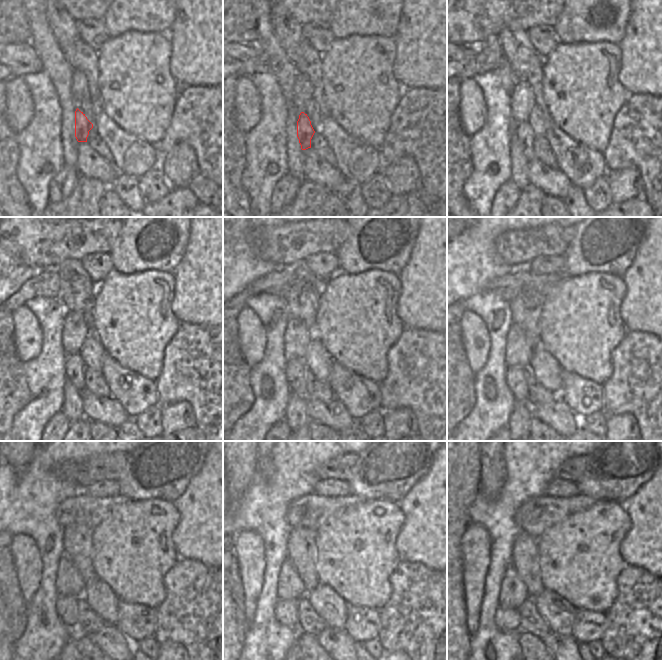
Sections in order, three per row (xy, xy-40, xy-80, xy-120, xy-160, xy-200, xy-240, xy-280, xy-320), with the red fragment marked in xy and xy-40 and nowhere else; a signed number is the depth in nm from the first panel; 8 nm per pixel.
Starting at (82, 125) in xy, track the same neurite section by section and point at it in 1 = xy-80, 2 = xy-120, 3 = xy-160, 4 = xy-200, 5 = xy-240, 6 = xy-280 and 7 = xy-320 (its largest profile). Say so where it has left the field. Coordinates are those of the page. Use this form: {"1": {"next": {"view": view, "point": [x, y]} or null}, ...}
{"1": {"next": {"view": "xy-80", "point": [523, 130]}}, "2": {"next": {"view": "xy-120", "point": [74, 365]}}, "3": {"next": {"view": "xy-160", "point": [295, 373]}}, "4": {"next": {"view": "xy-200", "point": [516, 377]}}, "5": {"next": {"view": "xy-240", "point": [66, 606]}}, "6": {"next": {"view": "xy-280", "point": [285, 610]}}, "7": {"next": {"view": "xy-320", "point": [506, 619]}}}

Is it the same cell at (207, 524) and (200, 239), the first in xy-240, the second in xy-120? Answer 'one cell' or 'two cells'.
one cell

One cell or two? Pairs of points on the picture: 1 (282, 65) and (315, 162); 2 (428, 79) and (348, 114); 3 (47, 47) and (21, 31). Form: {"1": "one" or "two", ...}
{"1": "two", "2": "two", "3": "two"}

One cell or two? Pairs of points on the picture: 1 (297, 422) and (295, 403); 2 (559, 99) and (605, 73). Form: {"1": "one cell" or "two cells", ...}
{"1": "one cell", "2": "one cell"}

